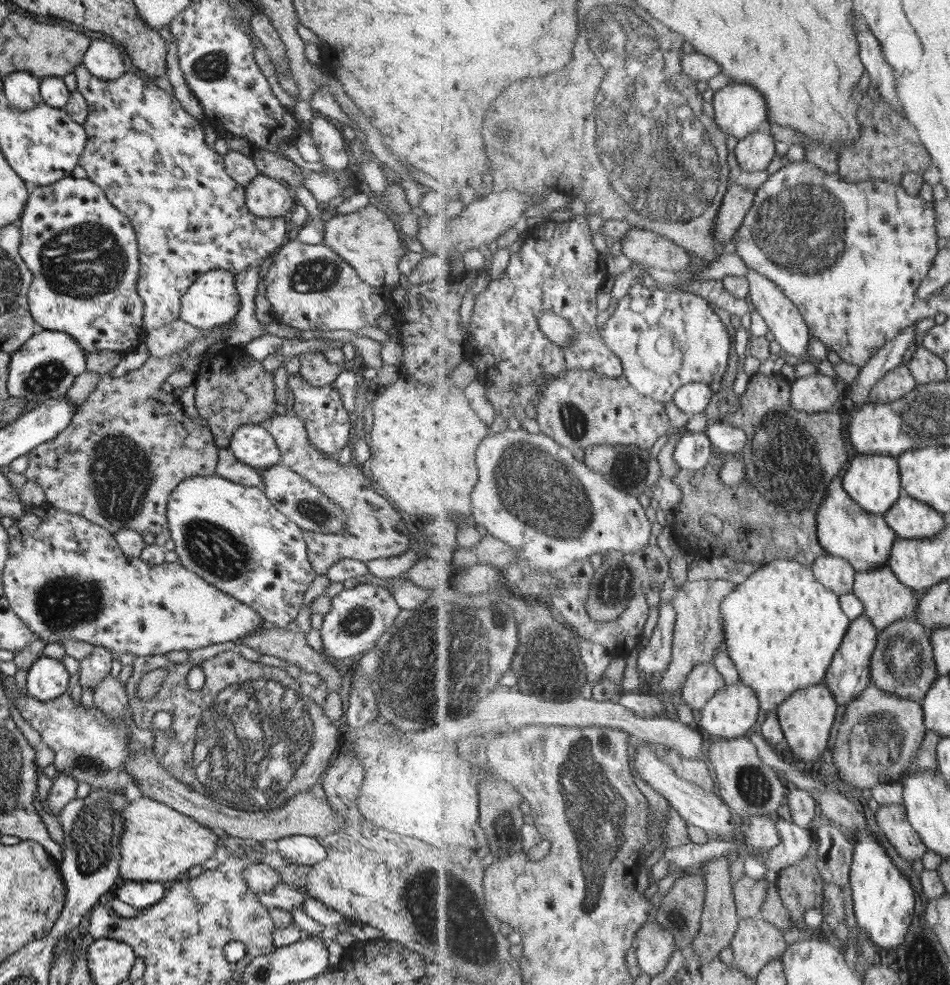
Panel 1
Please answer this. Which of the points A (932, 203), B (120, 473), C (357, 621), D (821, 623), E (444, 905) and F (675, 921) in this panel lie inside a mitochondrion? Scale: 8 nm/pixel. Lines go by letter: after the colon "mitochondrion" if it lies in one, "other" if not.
A: other
B: mitochondrion
C: mitochondrion
D: other
E: mitochondrion
F: mitochondrion

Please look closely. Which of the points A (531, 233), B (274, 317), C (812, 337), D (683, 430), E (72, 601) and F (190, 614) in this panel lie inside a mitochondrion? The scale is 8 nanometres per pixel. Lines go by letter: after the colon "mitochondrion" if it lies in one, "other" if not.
A: other
B: other
C: other
D: other
E: mitochondrion
F: other

